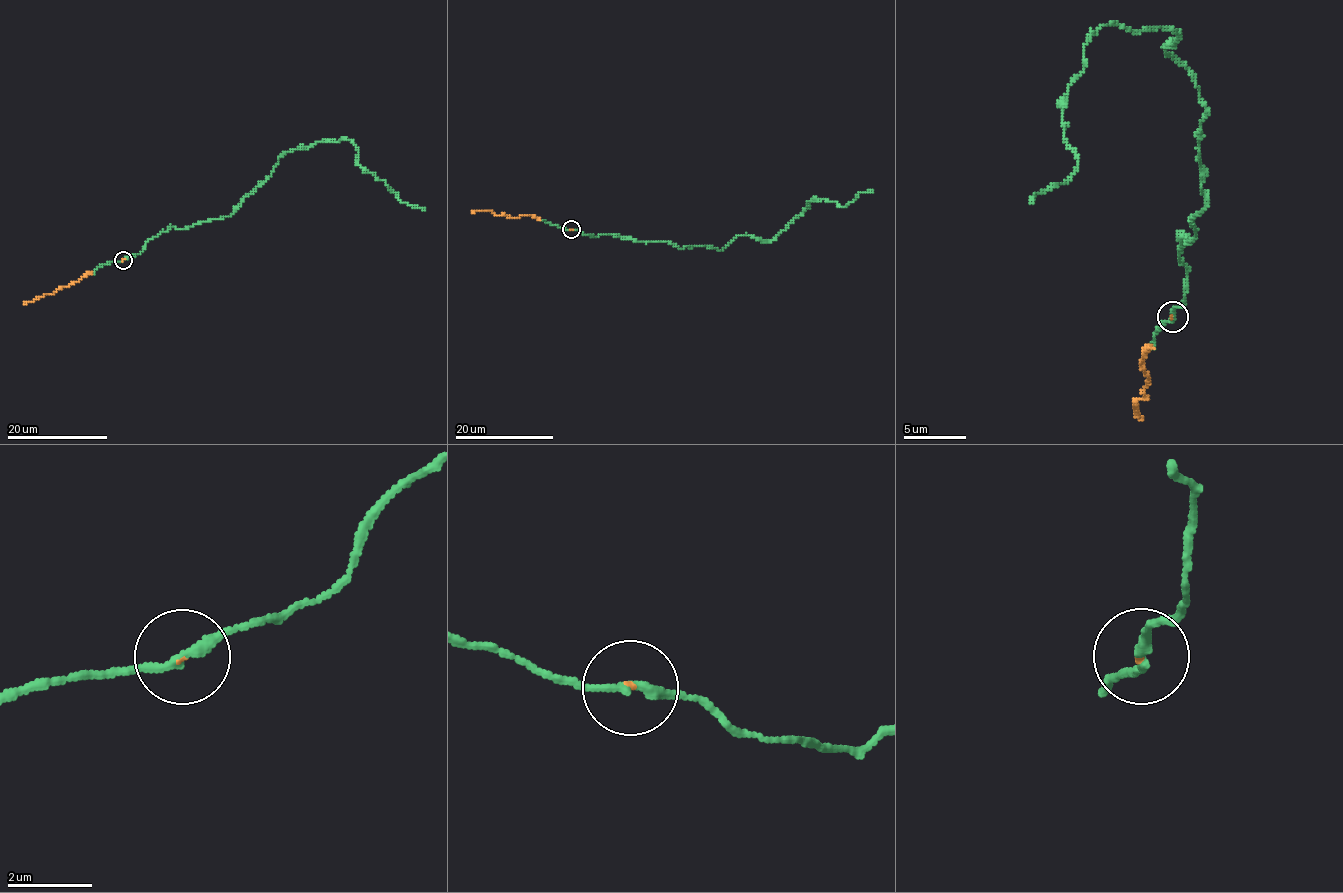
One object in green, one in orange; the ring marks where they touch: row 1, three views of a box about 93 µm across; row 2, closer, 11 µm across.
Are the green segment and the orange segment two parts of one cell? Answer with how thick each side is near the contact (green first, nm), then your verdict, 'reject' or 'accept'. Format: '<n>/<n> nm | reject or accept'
220/40 nm | accept

